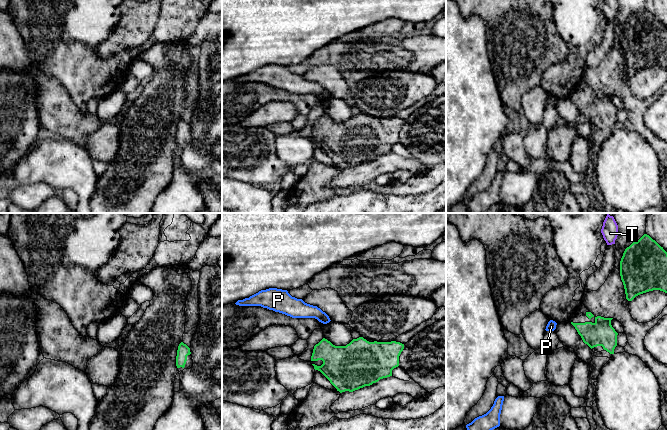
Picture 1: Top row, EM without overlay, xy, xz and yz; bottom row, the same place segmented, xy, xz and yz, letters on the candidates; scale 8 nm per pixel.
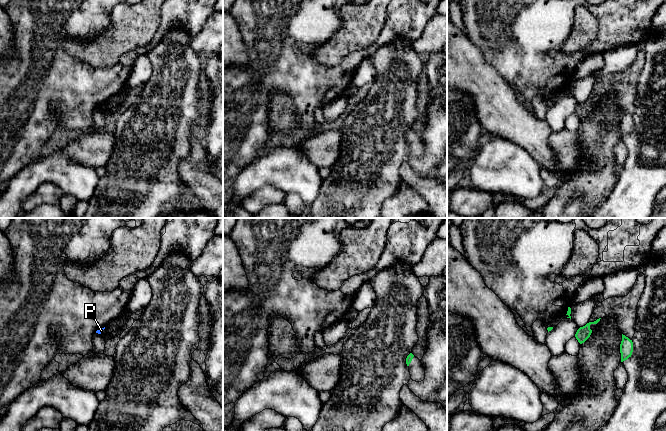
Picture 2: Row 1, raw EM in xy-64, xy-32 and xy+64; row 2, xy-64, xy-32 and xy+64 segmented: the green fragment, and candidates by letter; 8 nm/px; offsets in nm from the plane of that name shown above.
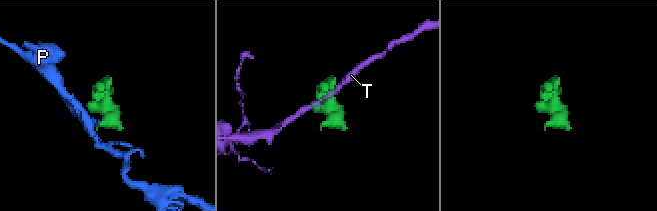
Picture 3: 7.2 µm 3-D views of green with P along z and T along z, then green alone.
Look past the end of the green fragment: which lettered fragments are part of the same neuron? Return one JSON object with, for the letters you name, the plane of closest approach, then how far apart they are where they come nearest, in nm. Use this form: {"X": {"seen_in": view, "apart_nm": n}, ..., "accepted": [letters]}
{"accepted": []}

